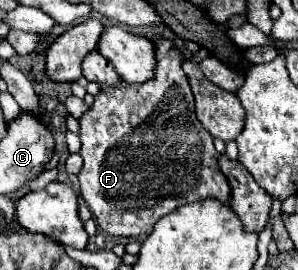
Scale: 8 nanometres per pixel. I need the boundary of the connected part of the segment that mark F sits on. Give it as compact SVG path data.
M155 39L155 77L145 83L121 81L115 87L103 85L95 95L93 105L79 119L79 137L83 169L79 173L81 197L91 209L101 231L115 237L139 237L149 235L157 219L169 211L199 201L203 197L215 197L221 203L229 203L229 183L217 165L219 153L215 151L209 131L203 129L195 117L195 105L191 87L181 69L185 53L169 39Z

